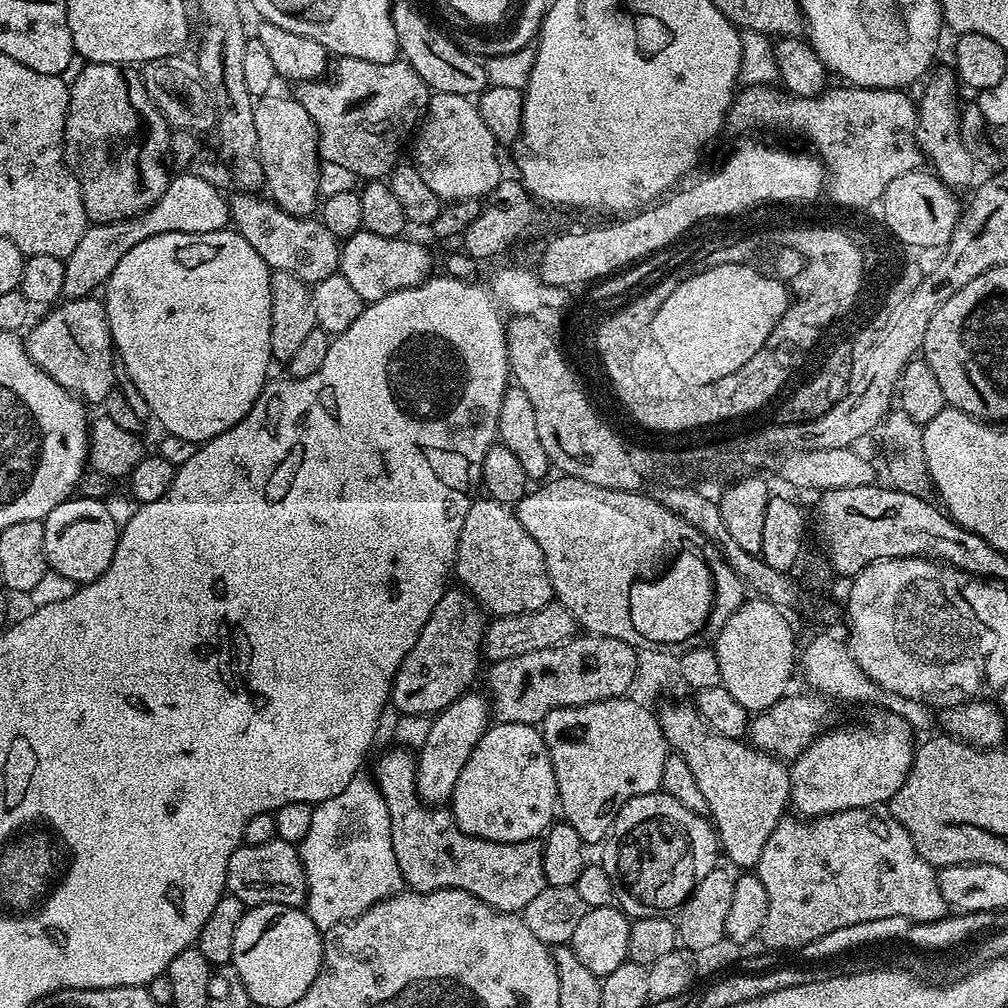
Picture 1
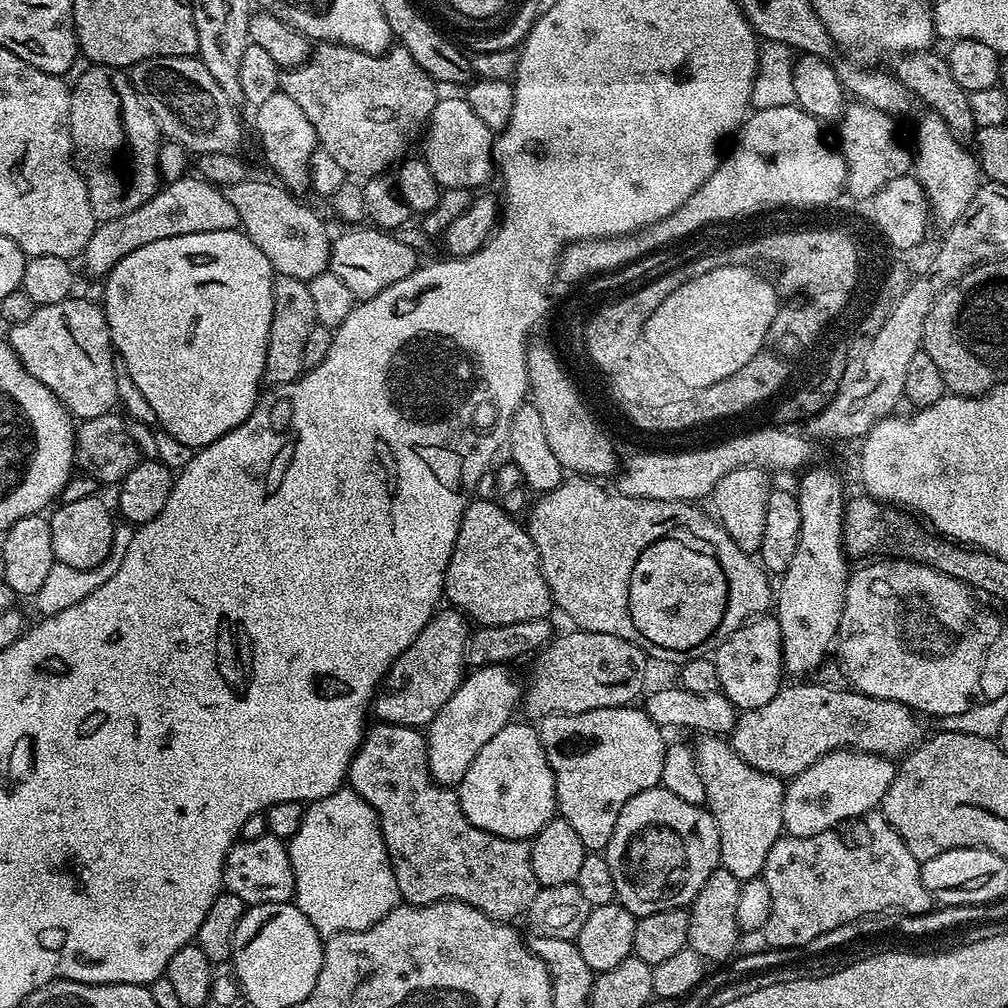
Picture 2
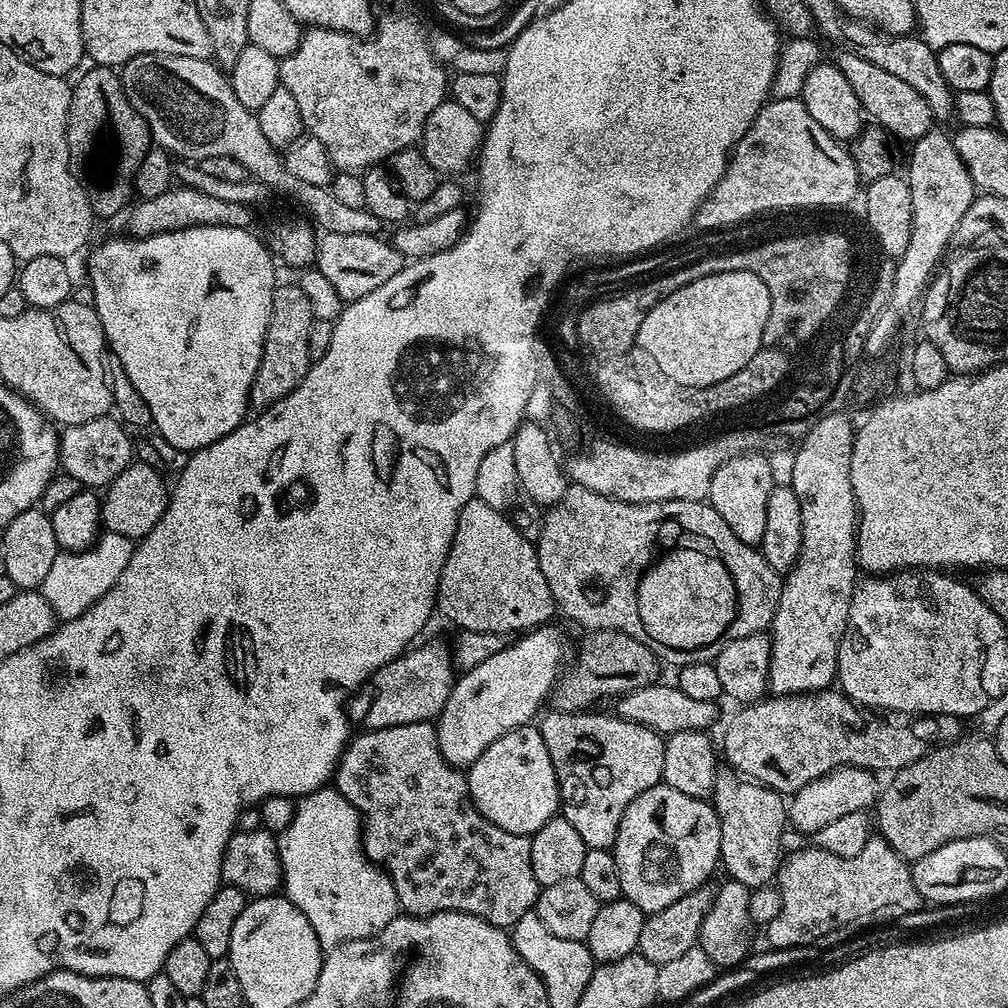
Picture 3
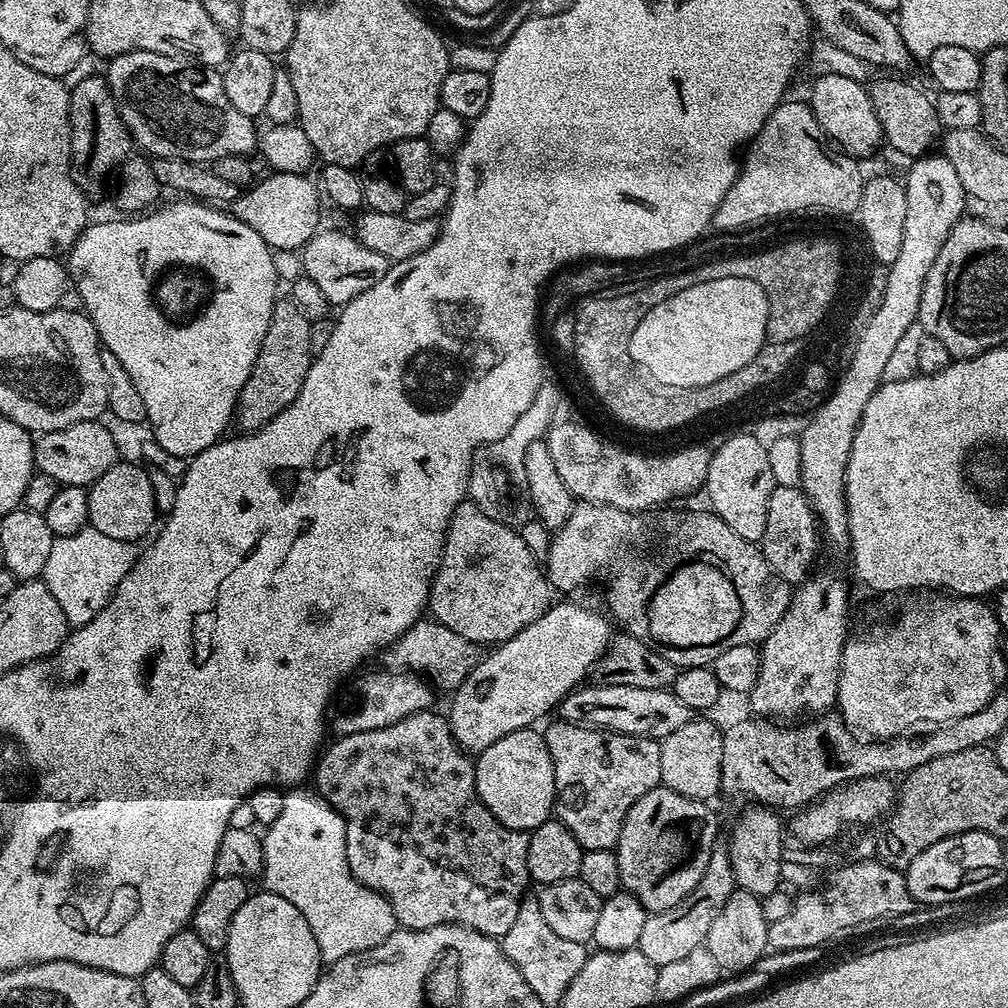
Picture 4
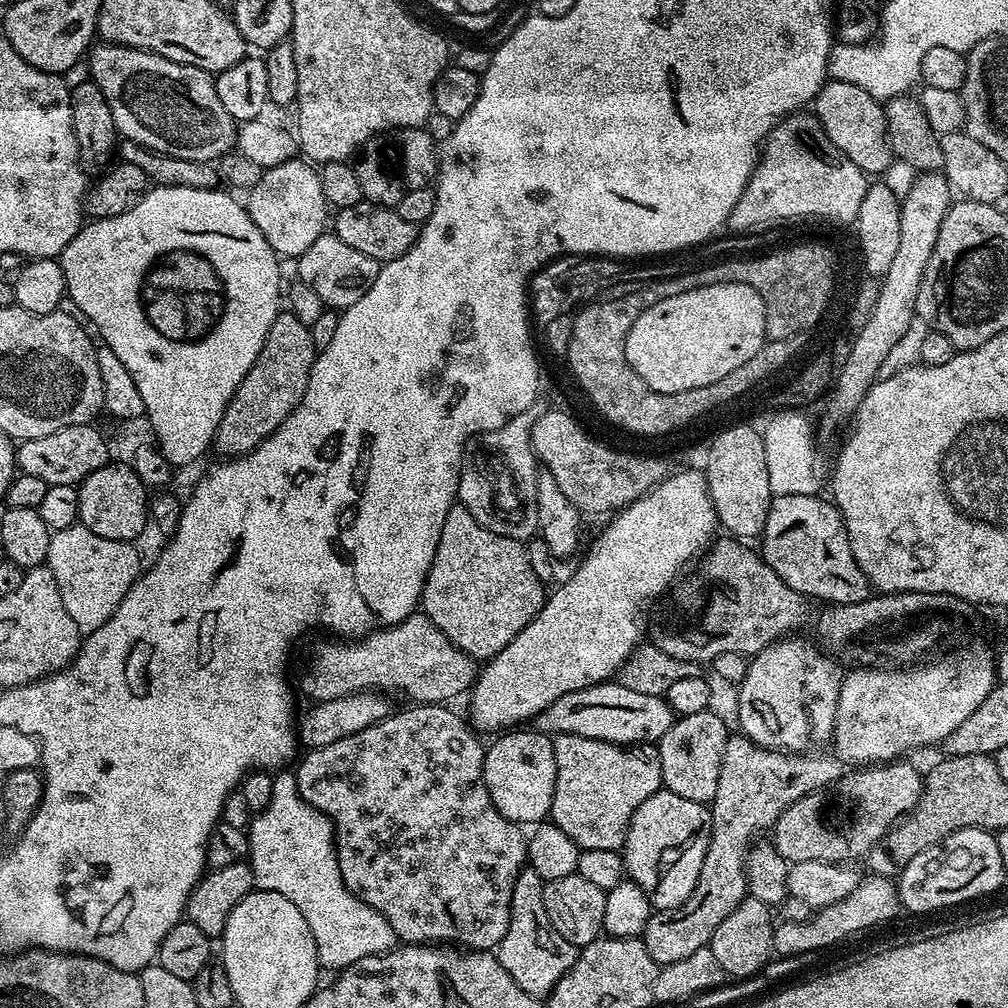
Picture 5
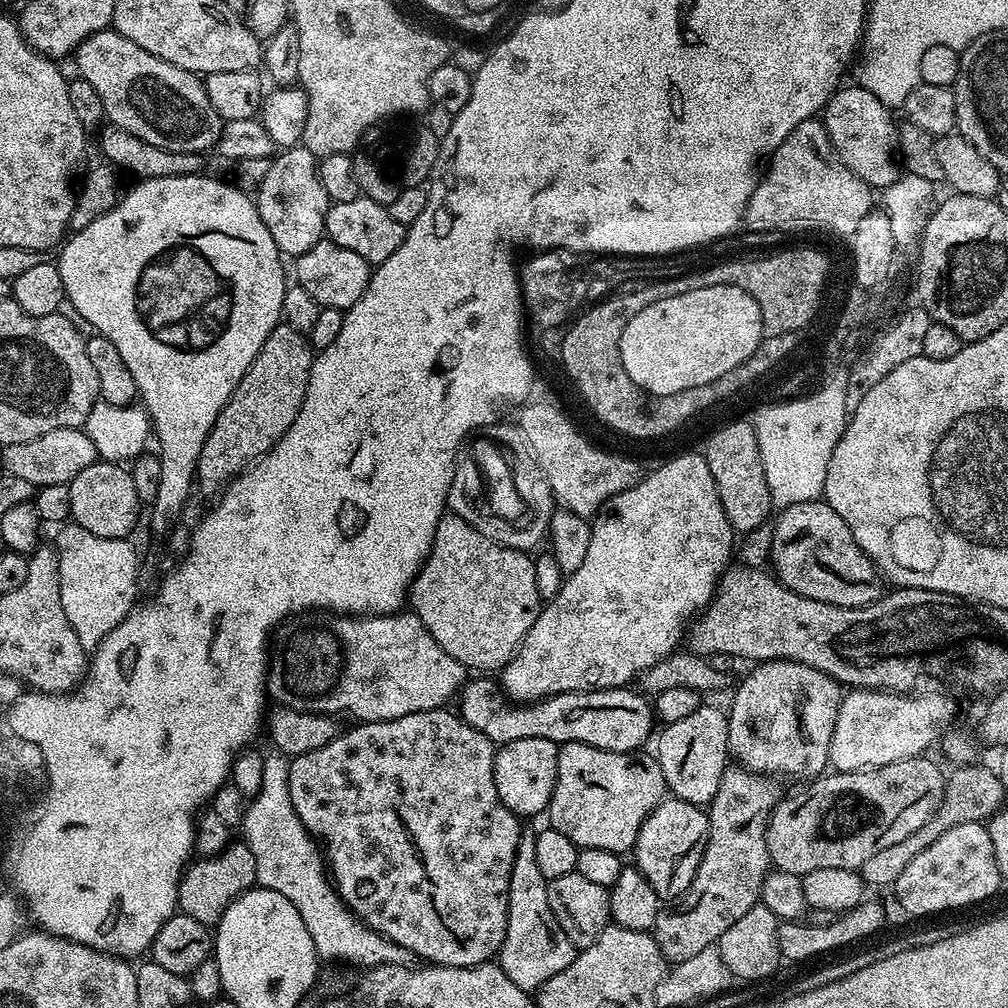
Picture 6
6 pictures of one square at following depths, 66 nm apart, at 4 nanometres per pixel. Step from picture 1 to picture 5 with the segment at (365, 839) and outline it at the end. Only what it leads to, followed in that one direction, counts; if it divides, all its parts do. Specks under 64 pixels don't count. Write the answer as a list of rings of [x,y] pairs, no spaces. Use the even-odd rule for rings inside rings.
[[[280,770],[272,776],[274,794],[270,794],[270,806],[266,810],[255,813],[250,827],[247,829],[247,859],[252,865],[252,882],[259,891],[282,894],[282,898],[290,898],[294,906],[298,906],[302,918],[306,918],[306,926],[310,926],[310,934],[314,938],[316,958],[321,969],[349,968],[362,958],[380,956],[383,952],[391,952],[397,947],[398,938],[384,915],[362,902],[346,886],[342,878],[342,870],[336,857],[336,829],[326,814],[322,814],[314,806],[307,804],[296,791],[296,774],[292,770]]]

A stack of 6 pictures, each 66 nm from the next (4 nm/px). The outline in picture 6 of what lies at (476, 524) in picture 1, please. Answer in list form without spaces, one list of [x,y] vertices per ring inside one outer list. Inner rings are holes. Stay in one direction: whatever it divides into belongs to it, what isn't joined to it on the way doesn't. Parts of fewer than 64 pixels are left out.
[[[445,514],[438,522],[438,530],[430,554],[425,558],[424,564],[420,567],[420,572],[412,579],[410,585],[410,608],[418,618],[422,618],[422,626],[426,626],[426,630],[430,630],[430,634],[438,642],[438,646],[442,646],[442,650],[446,650],[446,654],[450,654],[458,662],[462,662],[465,669],[496,668],[496,670],[502,670],[505,668],[513,656],[520,651],[520,643],[526,638],[530,626],[534,626],[534,622],[539,618],[542,601],[538,594],[538,582],[534,582],[536,561],[531,555],[528,557],[528,554],[527,551],[518,548],[507,548],[504,544],[486,538],[486,534],[482,534],[477,528],[467,524],[461,516]]]

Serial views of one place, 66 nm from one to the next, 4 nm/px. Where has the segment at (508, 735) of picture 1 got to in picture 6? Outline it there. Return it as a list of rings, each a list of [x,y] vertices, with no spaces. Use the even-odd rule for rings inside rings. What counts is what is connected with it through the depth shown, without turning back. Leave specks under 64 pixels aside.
[[[518,738],[497,747],[494,762],[494,784],[504,805],[517,817],[536,816],[545,811],[556,785],[559,747],[546,738]]]

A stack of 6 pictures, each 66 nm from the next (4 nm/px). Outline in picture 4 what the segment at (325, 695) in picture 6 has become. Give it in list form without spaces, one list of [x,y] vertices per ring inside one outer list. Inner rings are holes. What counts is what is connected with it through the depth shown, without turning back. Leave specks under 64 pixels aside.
[[[421,618],[384,649],[382,659],[388,663],[385,665],[389,669],[411,670],[427,678],[437,689],[454,690],[462,686],[462,682],[466,682],[470,670],[478,666],[481,655],[481,645],[475,644],[470,638],[454,634],[450,626],[442,626],[437,620]]]

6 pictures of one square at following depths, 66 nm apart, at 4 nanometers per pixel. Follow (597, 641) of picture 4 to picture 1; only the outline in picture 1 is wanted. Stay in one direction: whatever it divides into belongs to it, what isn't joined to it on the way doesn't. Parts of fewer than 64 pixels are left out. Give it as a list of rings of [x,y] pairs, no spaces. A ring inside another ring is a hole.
[[[469,690],[463,696],[459,696],[450,706],[435,713],[430,726],[430,734],[426,734],[426,742],[422,742],[416,756],[416,793],[425,804],[440,806],[451,801],[452,791],[458,782],[458,774],[462,774],[462,766],[466,766],[466,758],[470,758],[474,746],[478,746],[478,738],[482,738],[482,734],[489,728],[490,704],[483,695],[481,696],[476,693],[476,690]]]

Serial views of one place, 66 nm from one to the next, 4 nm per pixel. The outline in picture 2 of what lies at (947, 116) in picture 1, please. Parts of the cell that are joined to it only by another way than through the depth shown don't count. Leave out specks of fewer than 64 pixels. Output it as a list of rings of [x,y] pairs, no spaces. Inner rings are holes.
[[[931,110],[923,114],[925,116],[916,128],[914,175],[928,199],[931,219],[935,223],[937,220],[941,229],[947,230],[962,218],[962,214],[966,214],[966,206],[970,206],[974,194],[980,189],[982,173],[975,155],[954,138],[954,134],[950,134],[950,126],[942,122],[939,114]]]

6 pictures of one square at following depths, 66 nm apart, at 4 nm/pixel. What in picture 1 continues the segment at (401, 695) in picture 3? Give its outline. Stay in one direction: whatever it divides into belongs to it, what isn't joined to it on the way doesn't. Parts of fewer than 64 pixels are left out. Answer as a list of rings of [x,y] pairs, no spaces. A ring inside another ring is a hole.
[[[452,586],[444,591],[442,598],[438,598],[438,606],[434,606],[434,614],[426,618],[426,626],[422,626],[418,642],[414,642],[410,654],[402,658],[396,676],[392,679],[391,707],[396,707],[397,713],[406,716],[431,717],[469,691],[473,687],[472,679],[476,676],[476,667],[482,664],[485,627],[486,613],[470,593],[459,586]]]

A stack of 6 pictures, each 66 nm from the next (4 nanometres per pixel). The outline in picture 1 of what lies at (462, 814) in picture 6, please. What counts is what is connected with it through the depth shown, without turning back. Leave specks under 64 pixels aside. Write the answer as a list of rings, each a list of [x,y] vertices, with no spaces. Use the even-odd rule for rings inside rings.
[[[392,746],[389,752],[384,752],[376,760],[376,776],[374,775],[374,783],[380,789],[382,798],[386,802],[386,808],[390,810],[390,838],[394,842],[394,858],[398,858],[398,870],[402,870],[402,878],[405,885],[413,892],[433,892],[434,890],[446,890],[453,888],[454,890],[466,890],[470,894],[474,894],[474,898],[478,898],[482,902],[486,902],[491,908],[497,908],[499,912],[515,912],[523,913],[526,906],[530,906],[530,901],[537,894],[542,894],[545,888],[544,875],[542,874],[542,850],[543,843],[539,839],[527,840],[526,842],[490,842],[486,838],[478,838],[466,834],[458,826],[458,822],[452,817],[451,811],[444,806],[433,806],[425,804],[421,800],[420,795],[416,793],[416,756],[413,755],[407,747]]]

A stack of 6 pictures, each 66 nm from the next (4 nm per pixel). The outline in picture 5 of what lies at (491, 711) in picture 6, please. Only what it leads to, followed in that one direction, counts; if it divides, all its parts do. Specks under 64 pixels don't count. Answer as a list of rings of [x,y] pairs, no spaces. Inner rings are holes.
[[[605,682],[595,684],[589,688],[583,688],[577,692],[567,692],[558,698],[550,707],[541,712],[534,721],[537,732],[555,734],[578,734],[582,738],[594,738],[611,744],[656,744],[666,730],[670,730],[674,719],[672,707],[668,705],[667,699],[654,694],[638,694],[638,690],[630,690],[625,684],[619,682]]]

